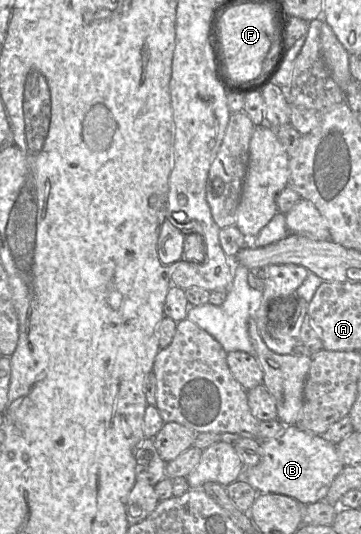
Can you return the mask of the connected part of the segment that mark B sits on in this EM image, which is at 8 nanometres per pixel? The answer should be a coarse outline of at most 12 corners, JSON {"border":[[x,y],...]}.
{"border":[[296,424],[260,440],[242,478],[321,502],[344,468],[336,444]]}

